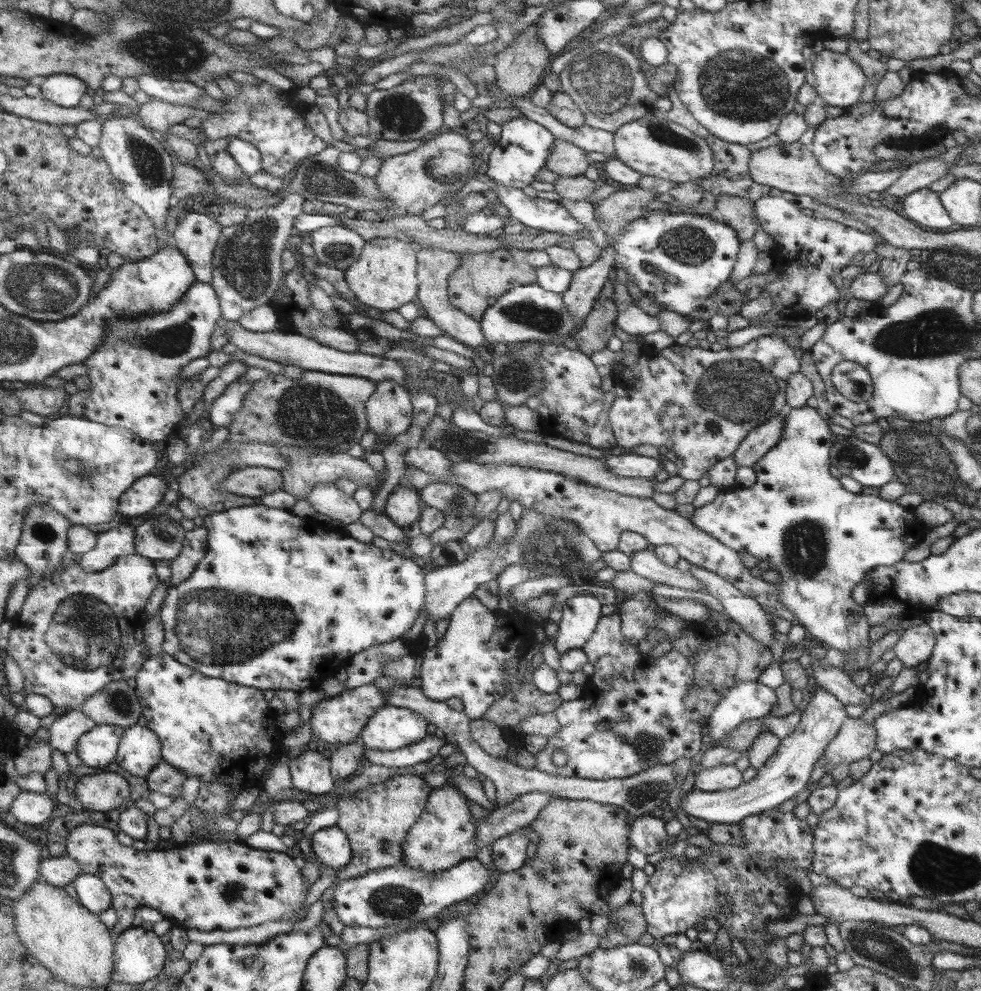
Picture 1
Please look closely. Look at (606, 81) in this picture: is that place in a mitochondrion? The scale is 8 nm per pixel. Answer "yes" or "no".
yes

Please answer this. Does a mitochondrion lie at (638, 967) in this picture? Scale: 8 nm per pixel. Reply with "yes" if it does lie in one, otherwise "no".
yes

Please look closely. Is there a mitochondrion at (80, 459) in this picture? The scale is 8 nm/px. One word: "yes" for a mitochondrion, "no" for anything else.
yes

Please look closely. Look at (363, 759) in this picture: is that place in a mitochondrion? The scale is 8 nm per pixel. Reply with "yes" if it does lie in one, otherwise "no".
no

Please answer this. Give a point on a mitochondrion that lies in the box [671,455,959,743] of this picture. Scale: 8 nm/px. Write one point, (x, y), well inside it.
(804, 547)

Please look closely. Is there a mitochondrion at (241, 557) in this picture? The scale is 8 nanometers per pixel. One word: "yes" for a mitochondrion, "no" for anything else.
no

